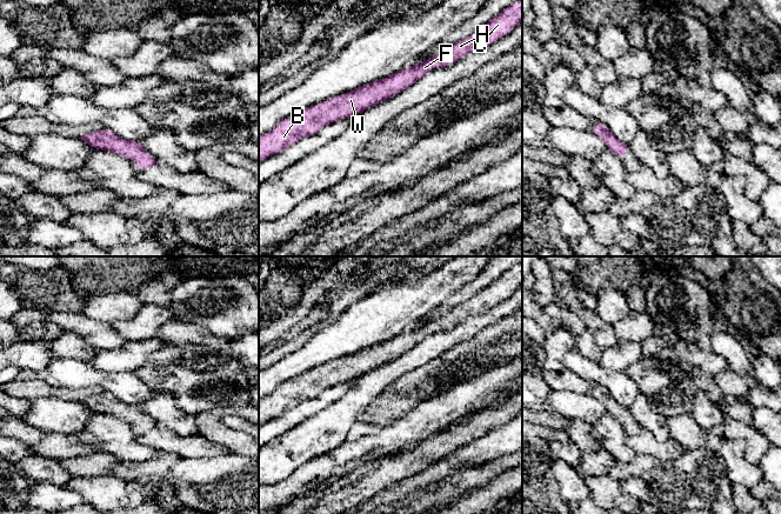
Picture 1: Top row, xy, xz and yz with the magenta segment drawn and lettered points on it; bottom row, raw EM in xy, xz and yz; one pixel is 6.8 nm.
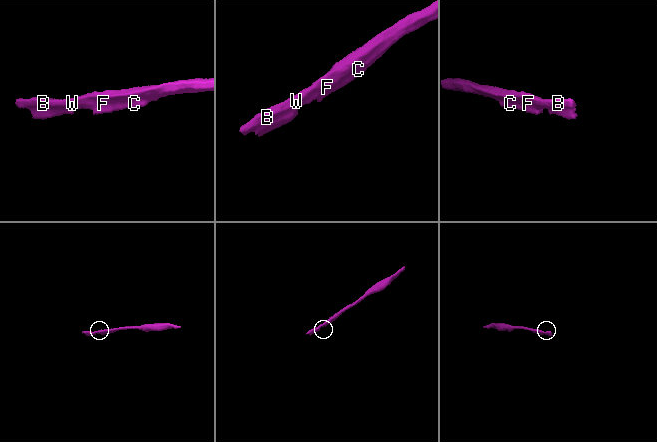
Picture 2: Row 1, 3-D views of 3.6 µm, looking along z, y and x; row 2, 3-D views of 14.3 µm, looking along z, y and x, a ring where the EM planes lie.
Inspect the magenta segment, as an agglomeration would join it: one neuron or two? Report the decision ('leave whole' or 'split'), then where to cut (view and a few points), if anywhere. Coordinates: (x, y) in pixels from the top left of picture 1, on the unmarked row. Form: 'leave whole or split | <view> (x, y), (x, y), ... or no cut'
leave whole | no cut

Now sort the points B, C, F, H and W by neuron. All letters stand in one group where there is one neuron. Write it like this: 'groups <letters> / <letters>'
groups B C F H W

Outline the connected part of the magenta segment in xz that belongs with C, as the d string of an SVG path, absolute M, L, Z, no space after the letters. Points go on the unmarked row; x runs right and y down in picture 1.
M519 263L465 302L453 307L441 318L425 322L412 331L376 342L353 354L313 368L281 383L272 394L259 401L259 426L289 412L299 403L316 398L322 390L338 383L361 378L382 367L423 341L432 332L452 329L468 316L494 307L508 298L522 283L522 263Z

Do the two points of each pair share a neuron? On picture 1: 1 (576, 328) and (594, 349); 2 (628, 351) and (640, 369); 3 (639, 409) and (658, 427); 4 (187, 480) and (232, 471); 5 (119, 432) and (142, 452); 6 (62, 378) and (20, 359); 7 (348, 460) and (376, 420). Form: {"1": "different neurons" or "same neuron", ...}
{"1": "different neurons", "2": "different neurons", "3": "same neuron", "4": "same neuron", "5": "same neuron", "6": "different neurons", "7": "different neurons"}

